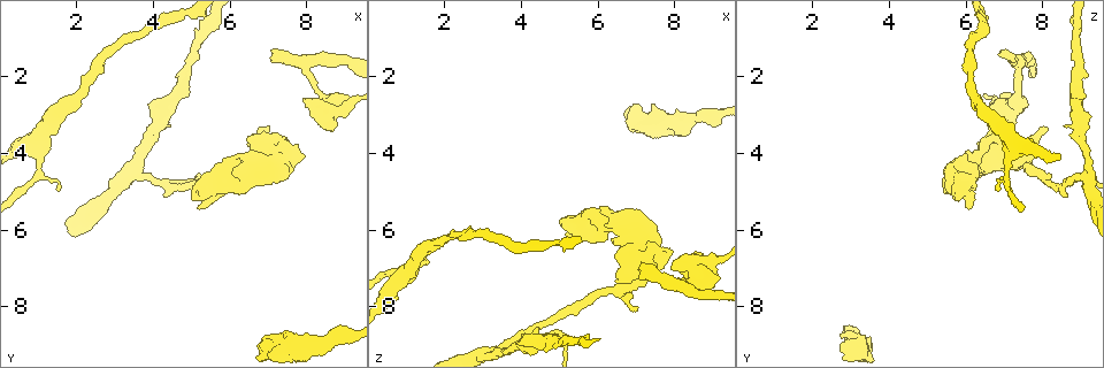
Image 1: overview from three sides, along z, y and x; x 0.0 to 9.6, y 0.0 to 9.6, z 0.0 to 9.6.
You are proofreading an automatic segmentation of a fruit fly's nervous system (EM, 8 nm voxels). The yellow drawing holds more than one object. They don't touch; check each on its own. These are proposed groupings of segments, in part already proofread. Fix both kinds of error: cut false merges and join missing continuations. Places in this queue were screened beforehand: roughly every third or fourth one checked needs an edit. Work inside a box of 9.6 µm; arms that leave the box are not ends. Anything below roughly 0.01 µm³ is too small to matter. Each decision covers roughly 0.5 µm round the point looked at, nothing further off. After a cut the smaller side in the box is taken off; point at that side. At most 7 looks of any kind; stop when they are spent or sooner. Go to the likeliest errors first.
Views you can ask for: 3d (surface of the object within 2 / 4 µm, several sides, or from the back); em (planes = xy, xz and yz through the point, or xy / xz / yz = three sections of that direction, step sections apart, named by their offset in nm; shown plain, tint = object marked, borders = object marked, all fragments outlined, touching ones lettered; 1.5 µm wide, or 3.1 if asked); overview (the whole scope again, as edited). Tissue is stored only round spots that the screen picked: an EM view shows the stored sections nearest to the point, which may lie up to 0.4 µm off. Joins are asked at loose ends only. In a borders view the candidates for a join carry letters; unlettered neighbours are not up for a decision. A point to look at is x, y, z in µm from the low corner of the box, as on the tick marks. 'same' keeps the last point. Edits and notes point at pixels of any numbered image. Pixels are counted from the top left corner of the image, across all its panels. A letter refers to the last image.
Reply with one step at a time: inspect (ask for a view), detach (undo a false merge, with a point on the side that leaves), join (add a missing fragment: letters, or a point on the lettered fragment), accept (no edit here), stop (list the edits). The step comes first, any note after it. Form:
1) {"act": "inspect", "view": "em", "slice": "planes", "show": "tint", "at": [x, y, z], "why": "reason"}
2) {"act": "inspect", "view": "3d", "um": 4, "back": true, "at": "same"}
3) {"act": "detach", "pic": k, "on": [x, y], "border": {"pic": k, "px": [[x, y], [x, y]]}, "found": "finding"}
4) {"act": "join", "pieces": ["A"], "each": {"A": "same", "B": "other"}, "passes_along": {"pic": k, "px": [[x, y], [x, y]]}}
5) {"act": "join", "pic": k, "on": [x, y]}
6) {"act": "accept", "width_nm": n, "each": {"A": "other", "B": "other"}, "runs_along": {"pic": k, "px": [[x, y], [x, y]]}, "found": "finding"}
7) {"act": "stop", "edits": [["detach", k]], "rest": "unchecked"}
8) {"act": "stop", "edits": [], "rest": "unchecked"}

{"act": "inspect", "view": "em", "slice": "xz", "step": 4, "show": "tint", "at": [7.20, 1.45, 6.80], "why": "an open end"}

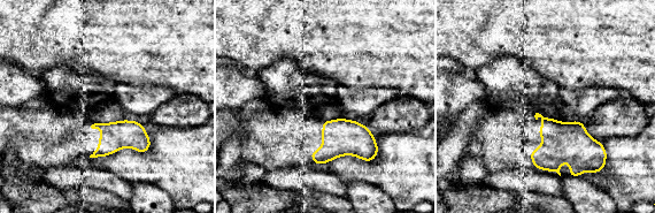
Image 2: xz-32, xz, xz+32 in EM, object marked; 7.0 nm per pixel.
{"act": "inspect", "view": "em", "slice": "planes", "show": "borders", "at": "same"}

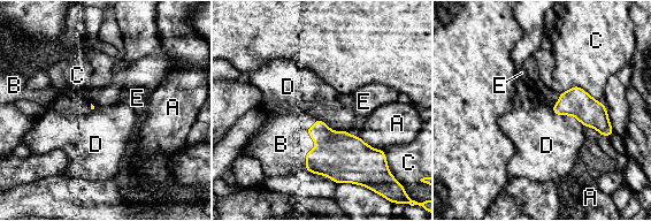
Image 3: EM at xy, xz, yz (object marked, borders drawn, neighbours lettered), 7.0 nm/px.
{"act": "join", "pieces": ["B"], "each": {"A": "other", "B": "same", "C": "other", "D": "other", "E": "other"}, "found": "it goes on there"}

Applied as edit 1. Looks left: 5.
{"act": "inspect", "view": "overview", "why": "redraw"}

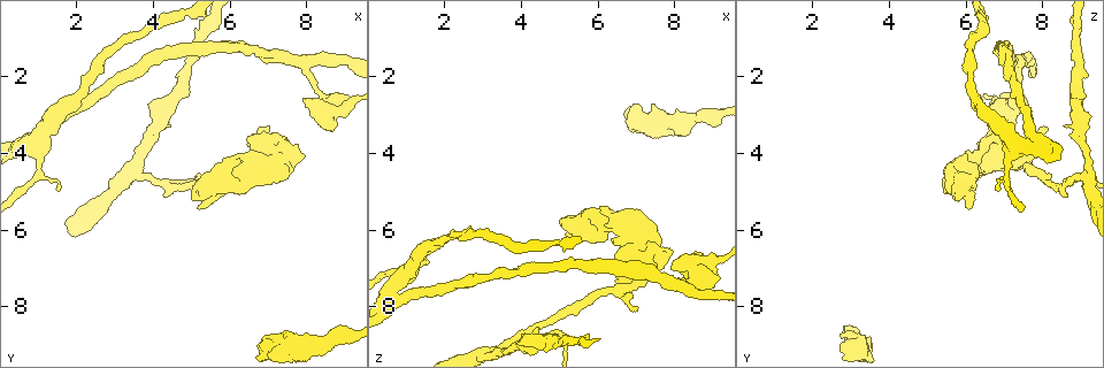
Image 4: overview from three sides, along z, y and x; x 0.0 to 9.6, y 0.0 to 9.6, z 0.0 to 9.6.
{"act": "inspect", "view": "em", "slice": "planes", "show": "borders", "at": [7.05, 3.35, 8.05]}

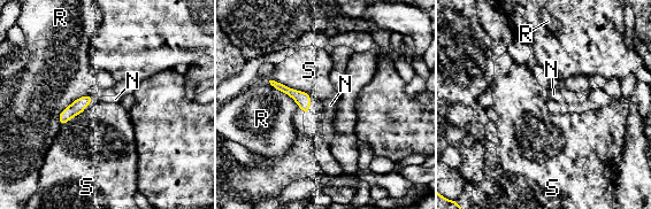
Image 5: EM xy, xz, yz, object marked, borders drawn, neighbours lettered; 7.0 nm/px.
{"act": "accept", "width_nm": 100, "each": {"N": "other", "R": "other", "S": "other"}, "border": {"pic": 5, "px": [[269, 79], [281, 82], [309, 95]]}, "found": "none of them fits"}

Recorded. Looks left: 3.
{"act": "inspect", "view": "em", "slice": "xy", "step": 4, "show": "borders", "at": [8.70, 3.30, 6.65], "why": "thick end"}

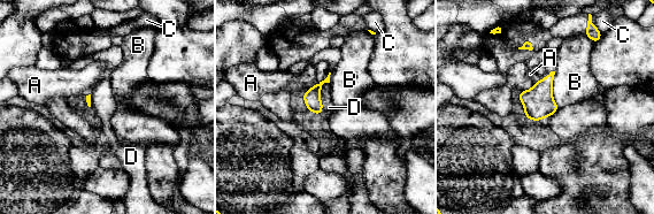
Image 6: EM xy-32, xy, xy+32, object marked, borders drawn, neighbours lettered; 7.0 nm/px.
{"act": "accept", "each": {"A": "other", "B": "other", "C": "other", "D": "other"}, "border": {"pic": 6, "px": [[554, 71], [552, 97], [560, 107]]}, "found": "no lettered fragment goes on from it"}

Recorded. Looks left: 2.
{"act": "stop", "edits": [["join", 3]], "rest": "unchecked"}

